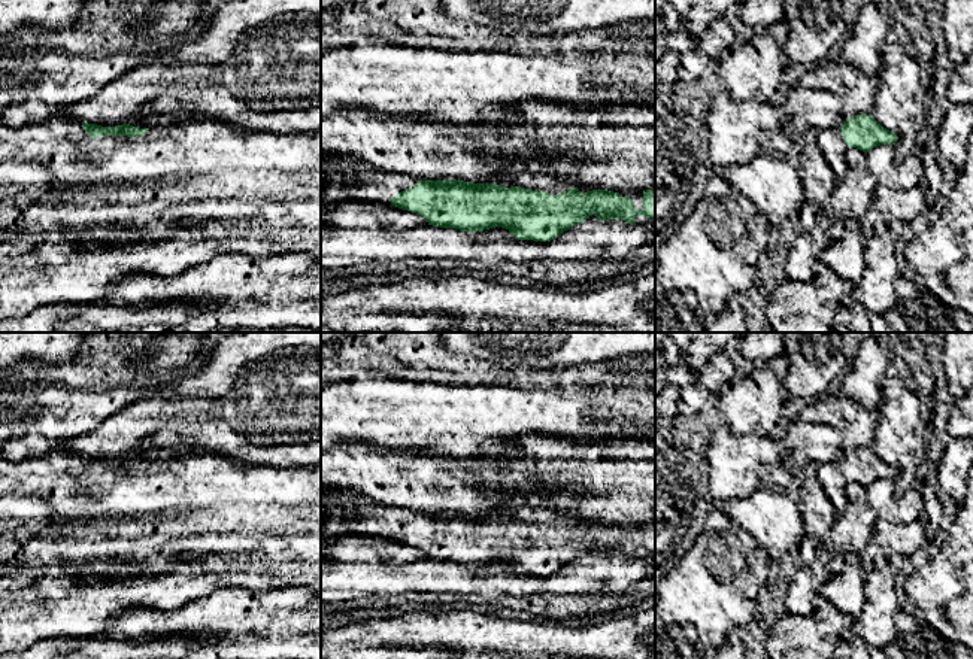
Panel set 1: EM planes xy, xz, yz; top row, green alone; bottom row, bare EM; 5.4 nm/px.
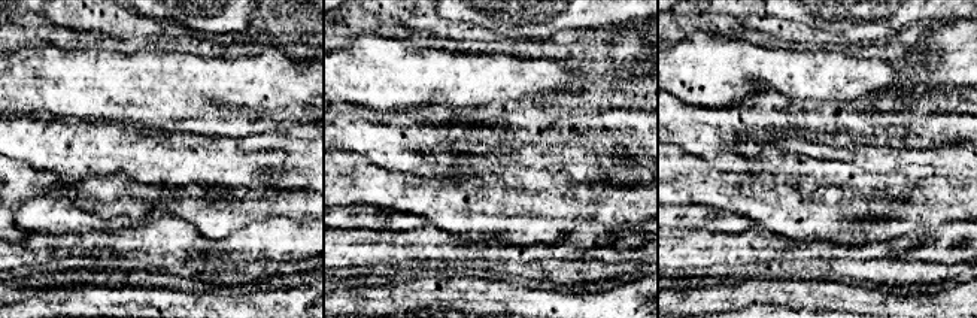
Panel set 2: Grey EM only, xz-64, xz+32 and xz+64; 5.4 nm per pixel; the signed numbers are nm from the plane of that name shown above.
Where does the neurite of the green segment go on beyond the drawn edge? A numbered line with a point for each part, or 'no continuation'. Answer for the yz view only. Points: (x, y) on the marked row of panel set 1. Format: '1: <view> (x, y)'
1: yz (831, 143)

